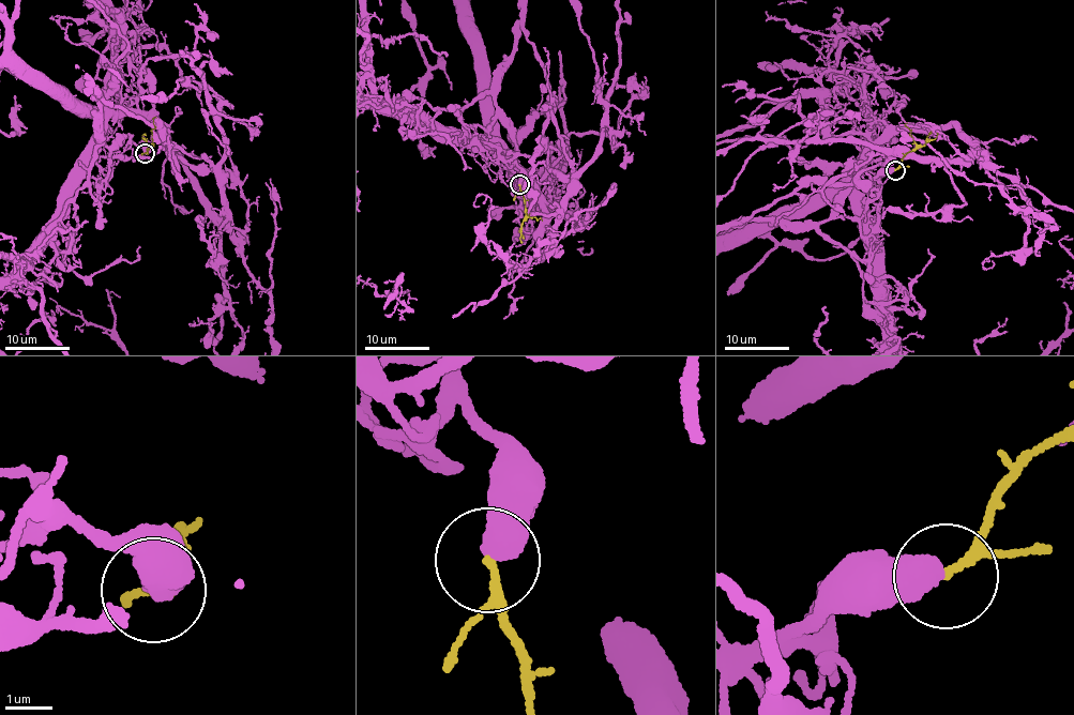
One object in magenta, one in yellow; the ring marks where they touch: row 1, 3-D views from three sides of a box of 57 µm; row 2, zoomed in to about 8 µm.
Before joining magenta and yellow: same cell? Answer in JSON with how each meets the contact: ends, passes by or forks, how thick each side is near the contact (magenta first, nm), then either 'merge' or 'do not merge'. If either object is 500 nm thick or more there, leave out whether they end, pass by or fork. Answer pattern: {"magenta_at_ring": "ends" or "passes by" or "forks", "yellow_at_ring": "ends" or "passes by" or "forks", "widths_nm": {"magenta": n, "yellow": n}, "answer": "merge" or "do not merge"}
{"widths_nm": {"magenta": 550, "yellow": 140}, "answer": "do not merge"}

